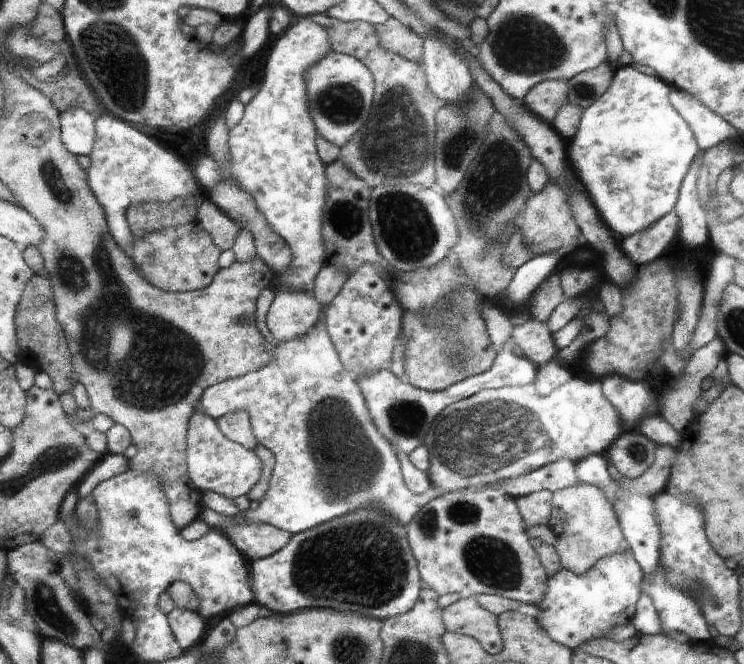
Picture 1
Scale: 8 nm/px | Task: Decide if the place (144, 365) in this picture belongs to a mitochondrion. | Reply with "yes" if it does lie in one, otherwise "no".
yes

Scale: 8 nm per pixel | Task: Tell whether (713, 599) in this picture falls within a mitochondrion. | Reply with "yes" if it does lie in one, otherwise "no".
yes

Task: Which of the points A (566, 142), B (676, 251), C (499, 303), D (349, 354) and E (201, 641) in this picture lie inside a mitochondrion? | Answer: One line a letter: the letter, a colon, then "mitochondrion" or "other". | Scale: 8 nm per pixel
A: other
B: other
C: other
D: other
E: other

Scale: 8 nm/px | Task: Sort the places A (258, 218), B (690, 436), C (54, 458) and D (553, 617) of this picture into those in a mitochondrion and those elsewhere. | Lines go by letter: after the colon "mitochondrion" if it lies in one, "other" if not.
A: other
B: other
C: mitochondrion
D: other

